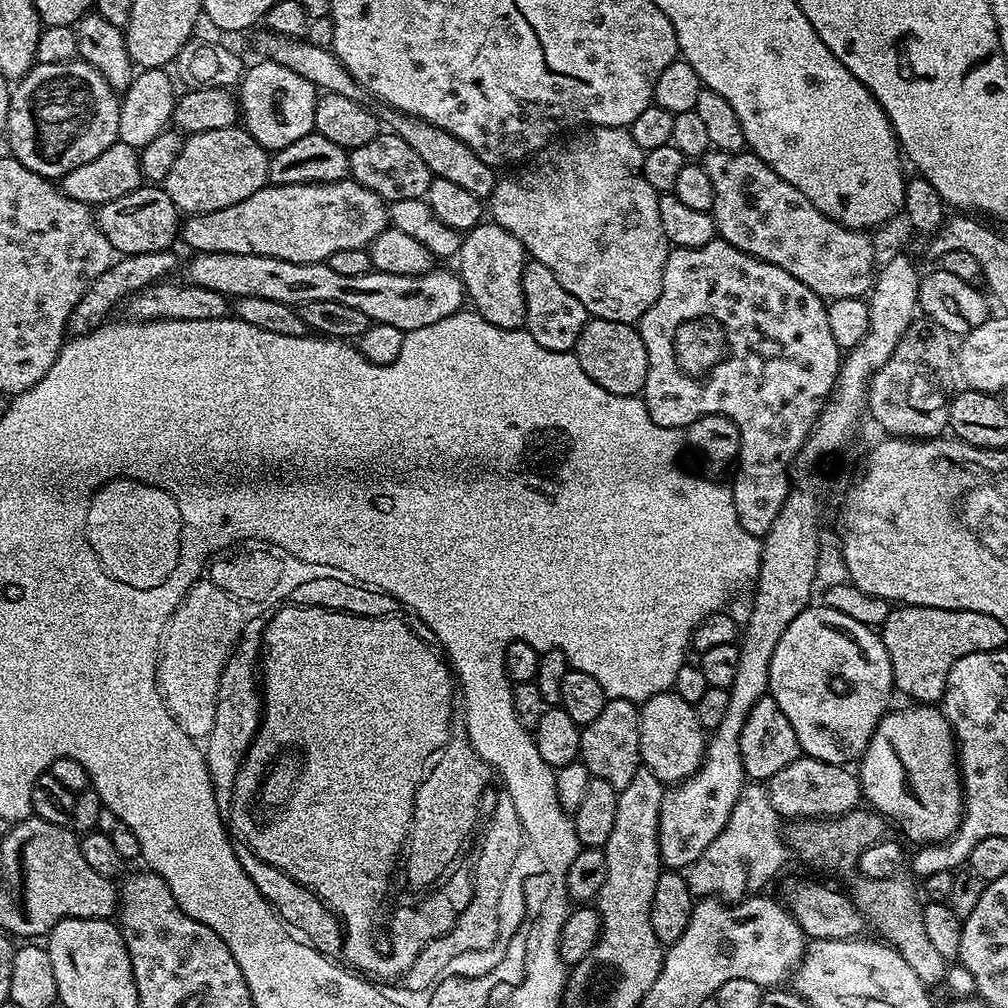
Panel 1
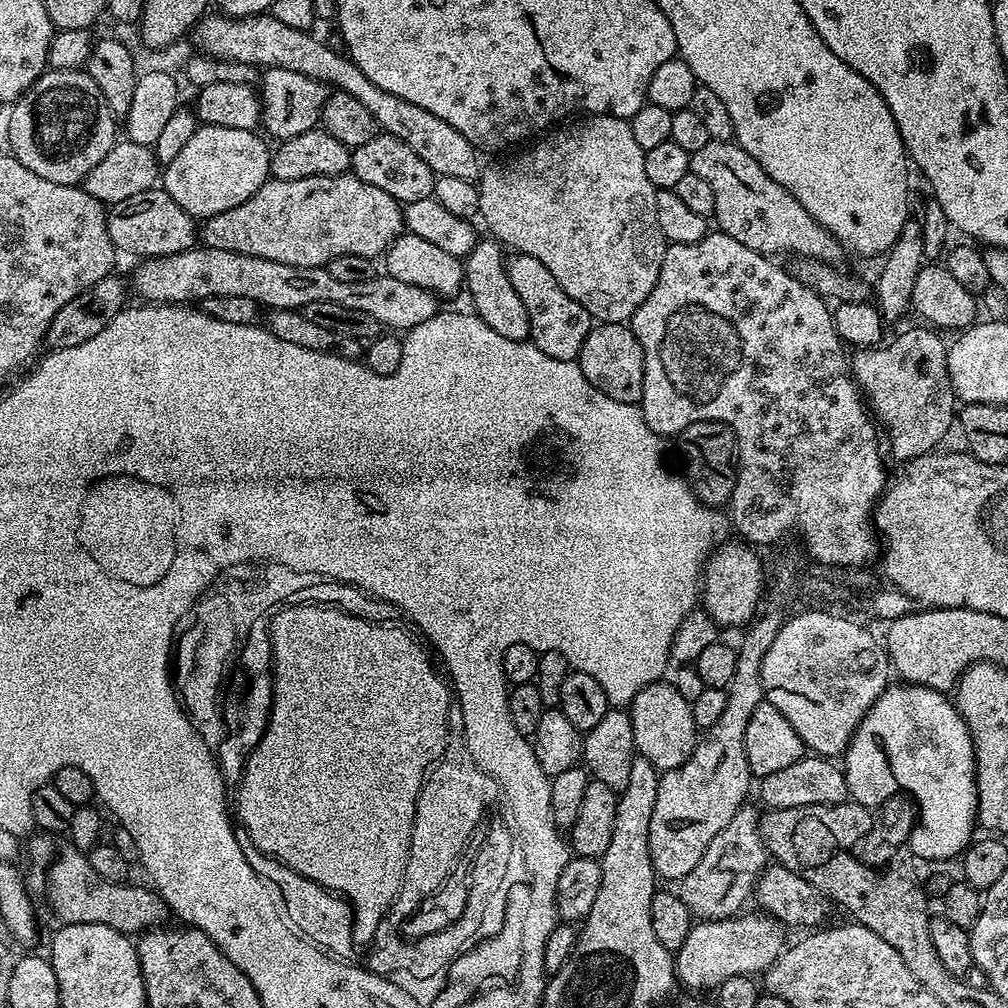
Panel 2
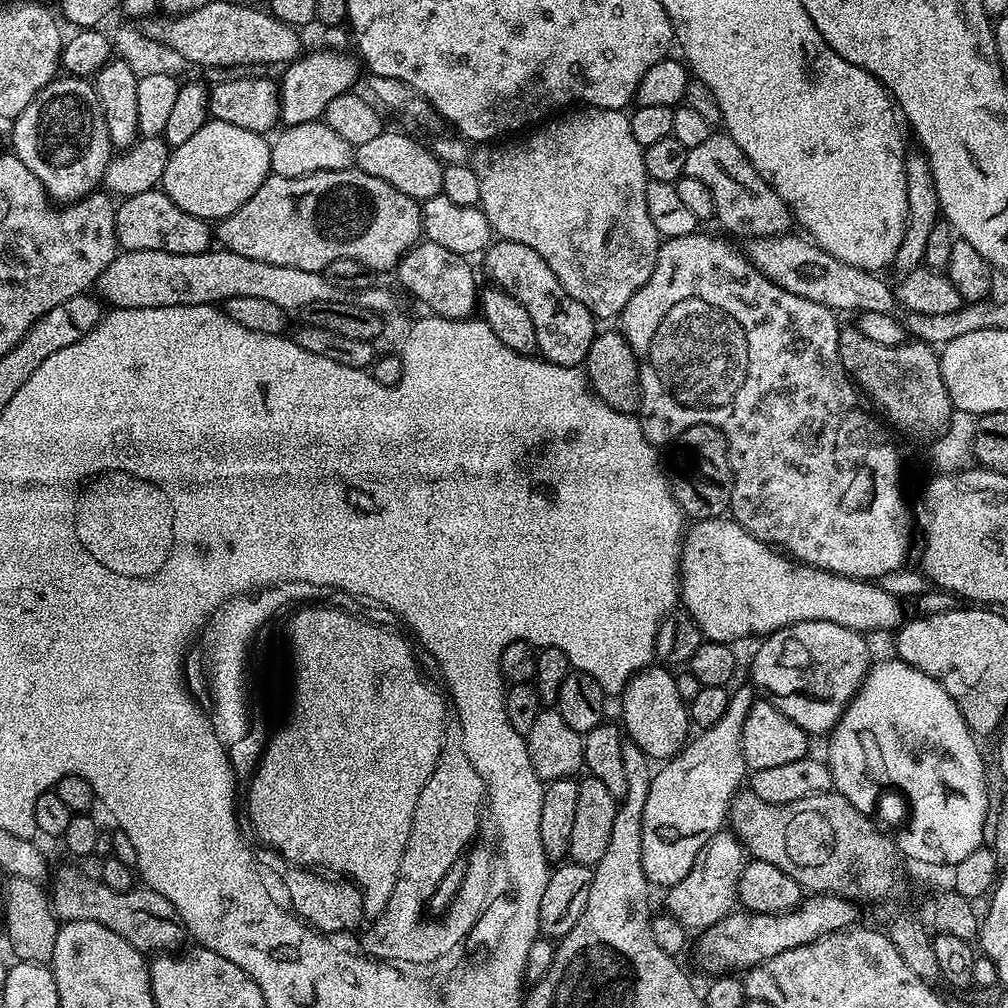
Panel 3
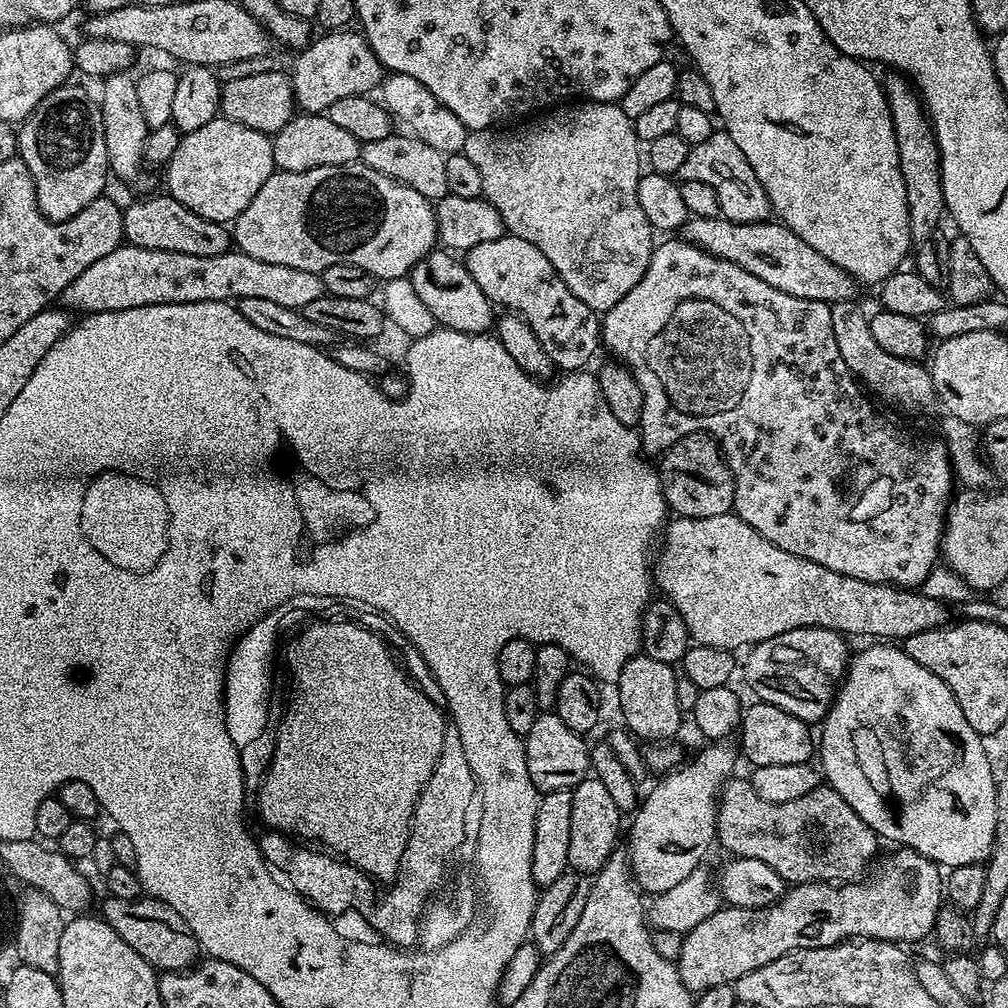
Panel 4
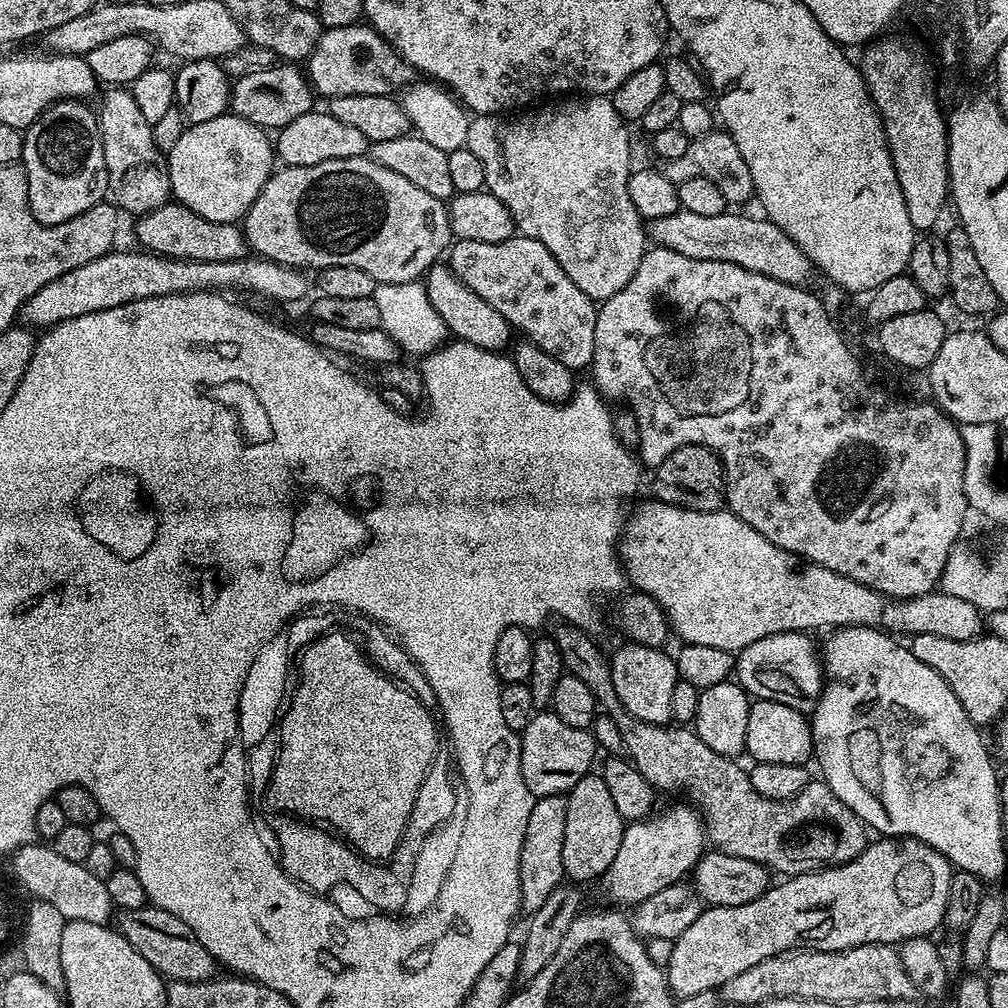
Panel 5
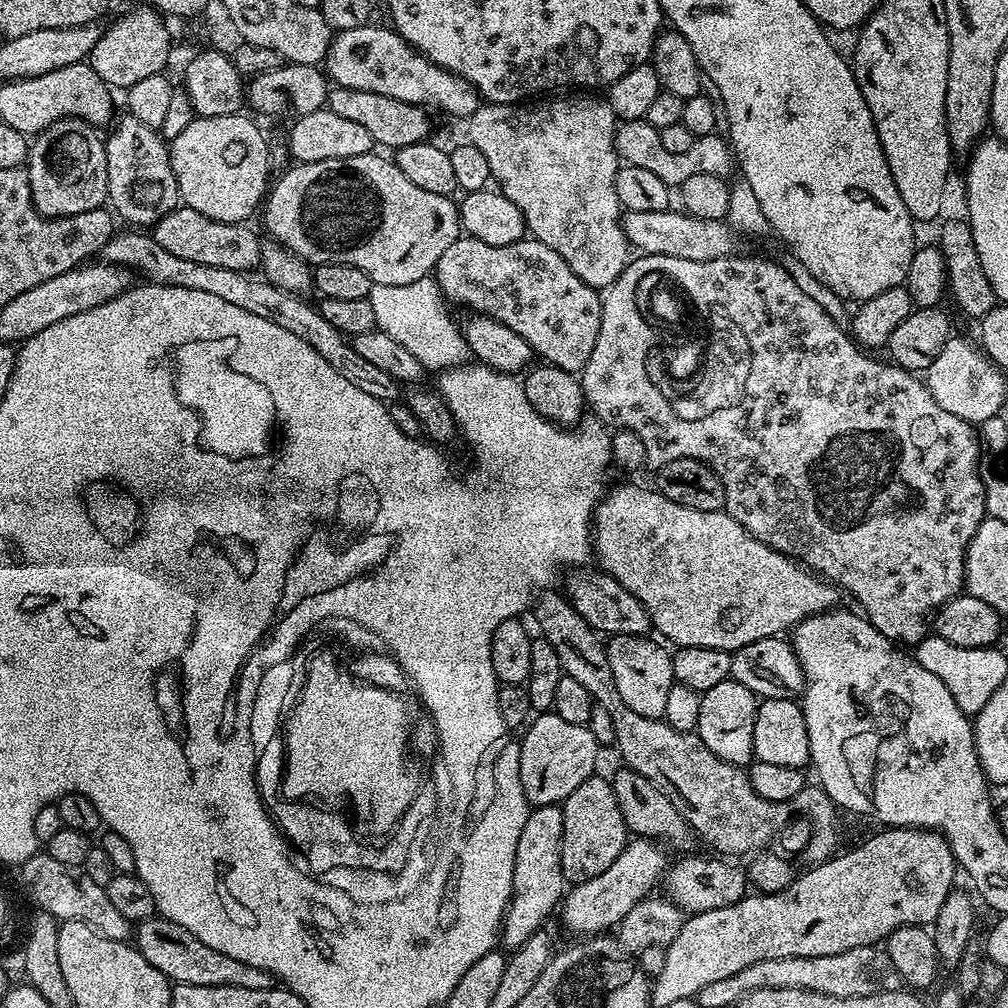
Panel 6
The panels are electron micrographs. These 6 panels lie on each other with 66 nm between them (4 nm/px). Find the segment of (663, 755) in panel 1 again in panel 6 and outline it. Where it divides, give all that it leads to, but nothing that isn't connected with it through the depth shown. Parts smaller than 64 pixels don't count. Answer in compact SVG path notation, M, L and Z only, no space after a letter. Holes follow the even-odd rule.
M614 636L606 644L610 658L610 674L614 674L614 686L618 686L622 702L626 702L626 706L630 706L634 714L642 714L651 720L663 717L666 697L674 683L672 652L663 643L660 644L655 644L648 636Z

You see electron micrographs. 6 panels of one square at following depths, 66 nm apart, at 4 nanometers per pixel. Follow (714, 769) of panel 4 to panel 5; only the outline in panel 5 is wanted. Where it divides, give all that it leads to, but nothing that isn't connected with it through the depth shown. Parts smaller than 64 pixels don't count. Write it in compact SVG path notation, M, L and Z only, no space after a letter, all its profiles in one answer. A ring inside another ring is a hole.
M691 803L672 804L669 808L653 811L647 820L633 820L622 834L618 855L602 877L604 896L616 906L635 906L646 898L666 890L666 886L679 884L684 875L691 873L706 851L704 821Z

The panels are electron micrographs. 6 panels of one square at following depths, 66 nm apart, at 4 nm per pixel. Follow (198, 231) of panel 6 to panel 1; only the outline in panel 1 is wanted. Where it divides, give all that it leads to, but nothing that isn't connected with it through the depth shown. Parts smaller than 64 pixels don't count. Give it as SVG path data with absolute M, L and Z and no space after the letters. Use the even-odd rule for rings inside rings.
M141 186L114 202L106 202L95 209L96 225L106 234L113 253L121 257L162 252L177 243L182 227L182 213L170 194L160 186ZM148 187L148 188L147 188Z

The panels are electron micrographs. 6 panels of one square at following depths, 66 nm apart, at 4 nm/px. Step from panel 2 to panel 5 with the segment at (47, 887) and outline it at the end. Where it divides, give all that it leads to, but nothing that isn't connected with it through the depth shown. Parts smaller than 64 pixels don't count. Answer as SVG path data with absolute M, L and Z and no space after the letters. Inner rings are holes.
M155 906L123 910L119 916L118 931L126 938L126 942L130 942L130 946L134 946L134 950L138 950L138 954L142 954L142 958L146 958L146 962L150 962L150 966L154 966L154 970L169 981L202 982L211 980L217 975L216 959L212 957L210 950L206 950L206 946L202 946L202 942L193 938L190 926L186 926L182 918L174 918L174 914Z

